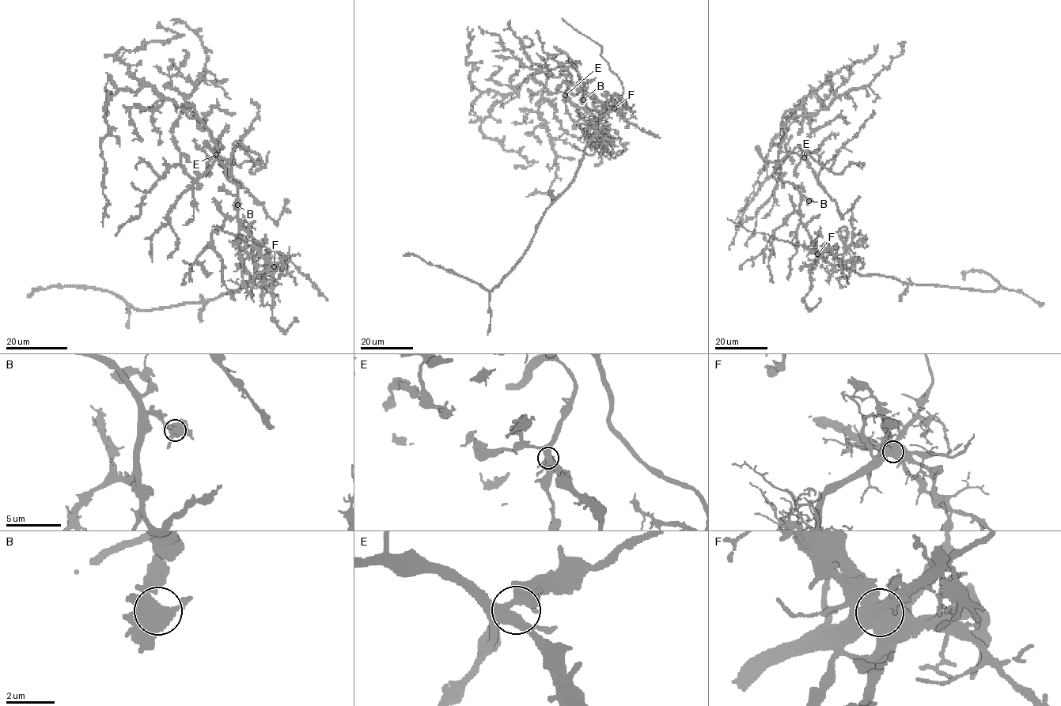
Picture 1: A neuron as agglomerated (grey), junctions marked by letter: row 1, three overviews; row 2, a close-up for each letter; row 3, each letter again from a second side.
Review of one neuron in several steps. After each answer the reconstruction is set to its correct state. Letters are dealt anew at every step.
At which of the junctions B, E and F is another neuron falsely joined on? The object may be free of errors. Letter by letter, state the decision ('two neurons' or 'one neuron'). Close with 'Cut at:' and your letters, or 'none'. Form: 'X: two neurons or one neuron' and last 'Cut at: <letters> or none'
B: one neuron
E: one neuron
F: two neurons
Cut at: F

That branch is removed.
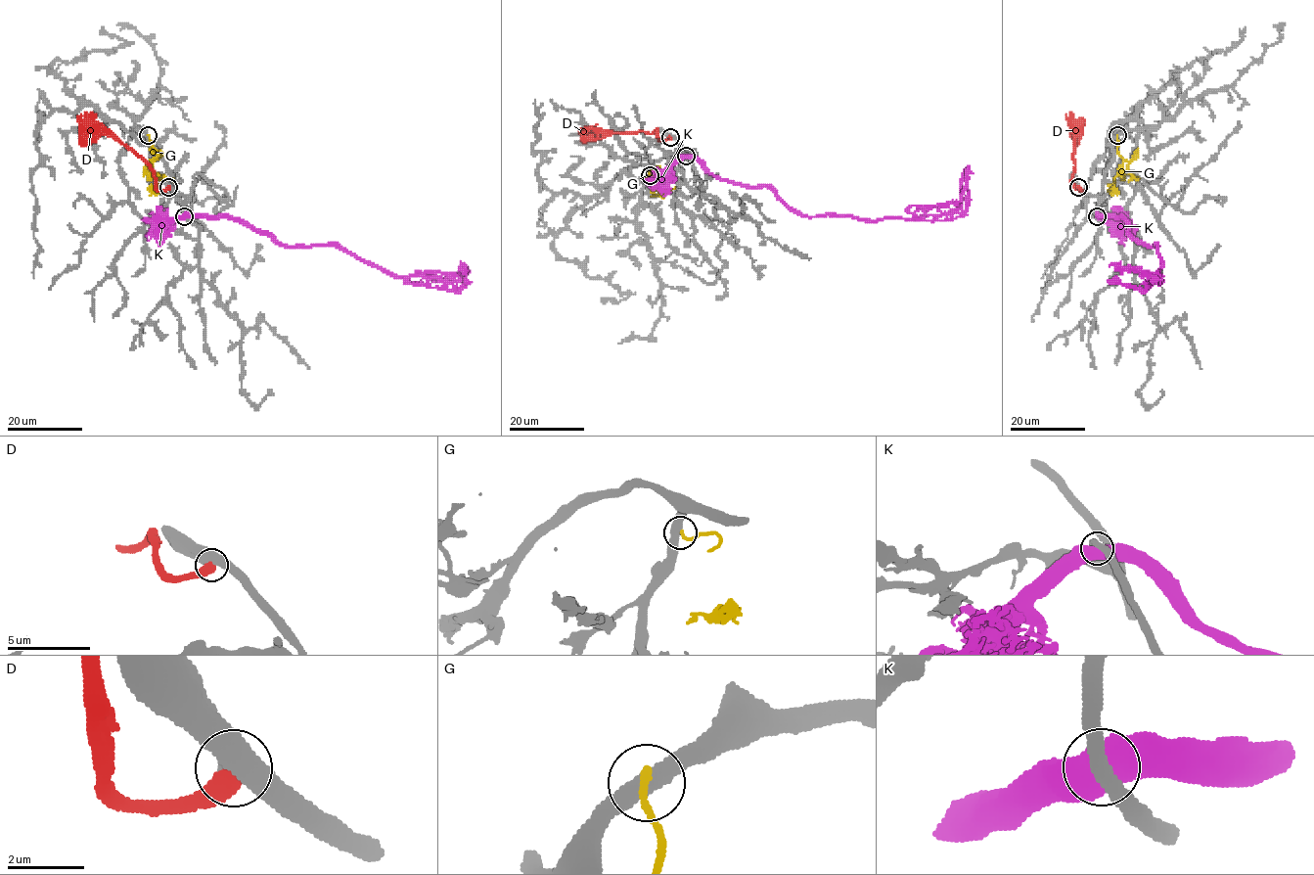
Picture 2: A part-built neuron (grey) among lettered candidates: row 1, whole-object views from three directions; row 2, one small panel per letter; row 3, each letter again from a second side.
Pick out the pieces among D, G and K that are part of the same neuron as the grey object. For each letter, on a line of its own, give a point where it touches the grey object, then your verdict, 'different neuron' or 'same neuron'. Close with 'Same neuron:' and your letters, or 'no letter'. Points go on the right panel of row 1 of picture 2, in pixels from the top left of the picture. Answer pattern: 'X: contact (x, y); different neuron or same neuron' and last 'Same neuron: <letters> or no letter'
D: contact (1078, 187); same neuron
G: contact (1117, 135); different neuron
K: contact (1097, 216); different neuron
Same neuron: D

